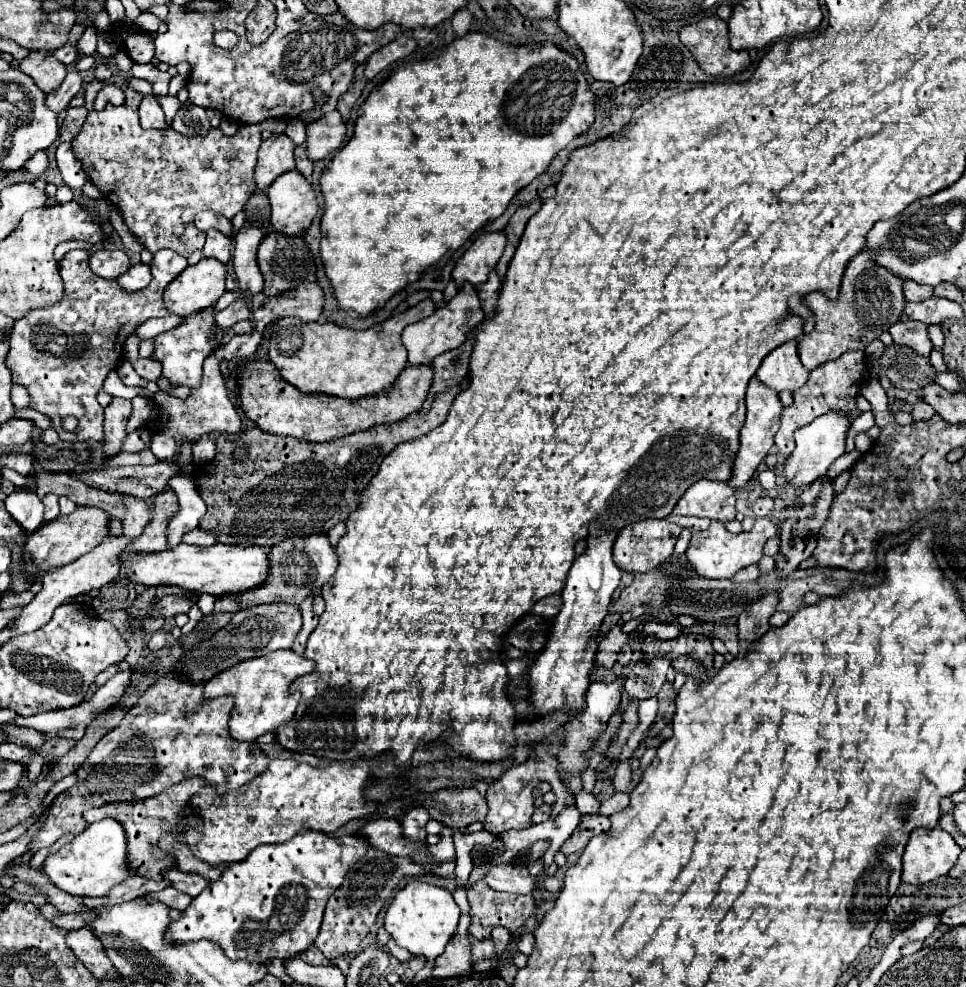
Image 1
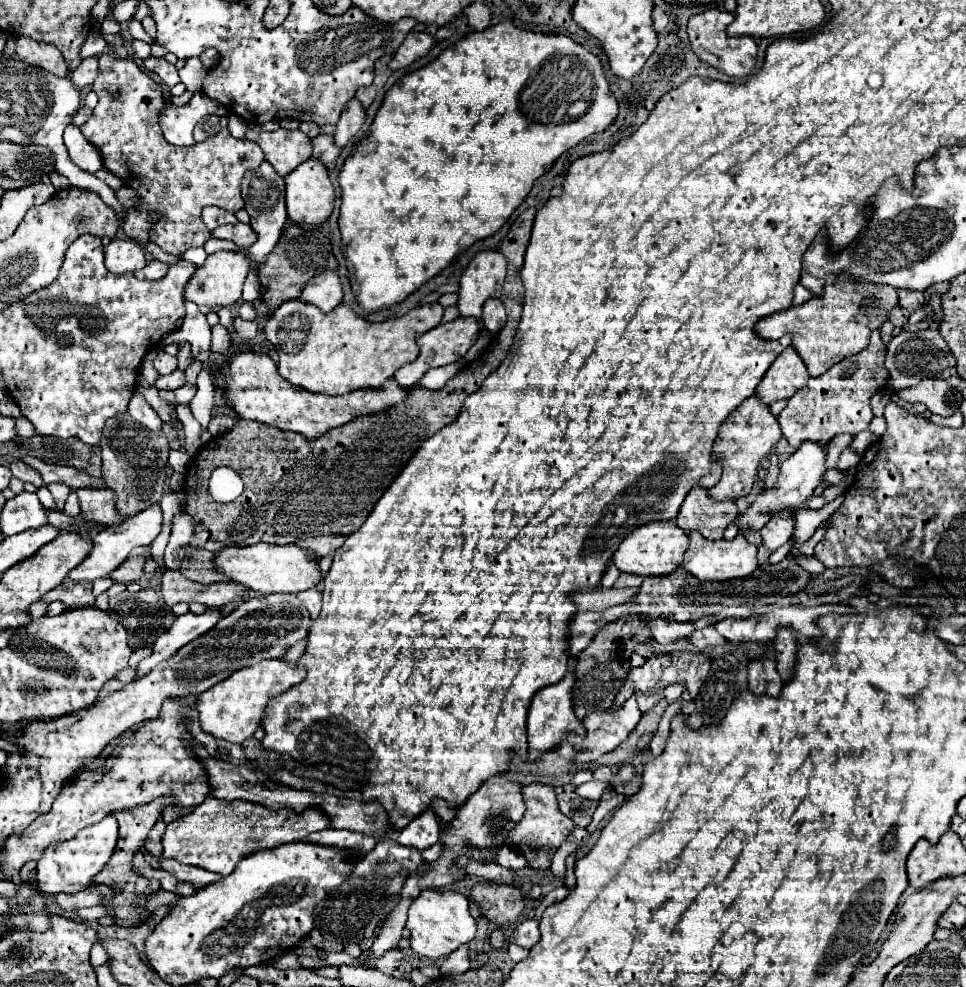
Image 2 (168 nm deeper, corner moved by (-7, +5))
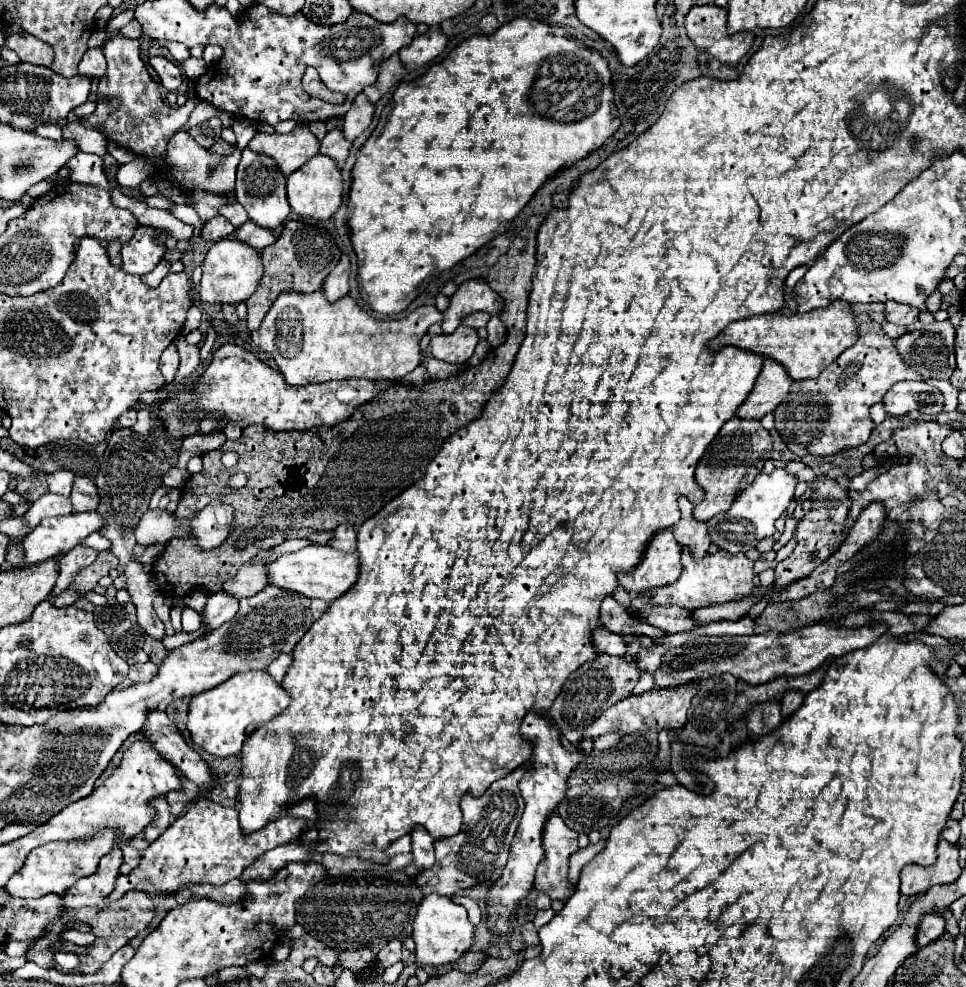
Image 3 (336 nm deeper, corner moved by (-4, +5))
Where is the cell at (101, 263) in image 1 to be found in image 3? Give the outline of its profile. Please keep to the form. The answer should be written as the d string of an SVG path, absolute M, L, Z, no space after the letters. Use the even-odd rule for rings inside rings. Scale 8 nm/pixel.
M140 227L134 235L134 239L122 247L122 269L126 273L132 273L132 275L146 275L150 273L166 255L166 245L164 243L156 243L156 235L160 231L156 231L154 227Z

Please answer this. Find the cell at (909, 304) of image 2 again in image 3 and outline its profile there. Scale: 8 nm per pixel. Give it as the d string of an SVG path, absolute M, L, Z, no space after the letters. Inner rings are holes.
M894 301L886 303L886 319L896 325L910 325L918 319L918 309L912 309L908 305L896 305Z

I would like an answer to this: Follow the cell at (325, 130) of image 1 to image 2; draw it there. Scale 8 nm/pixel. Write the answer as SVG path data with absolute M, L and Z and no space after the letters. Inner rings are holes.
M351 99L345 105L345 109L341 111L341 117L335 125L335 133L333 133L335 145L343 149L355 137L355 133L361 129L363 121L365 121L365 109L361 107L361 103L357 99Z

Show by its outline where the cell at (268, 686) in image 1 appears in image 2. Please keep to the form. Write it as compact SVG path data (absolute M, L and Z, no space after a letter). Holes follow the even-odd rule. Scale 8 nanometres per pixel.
M263 659L253 667L235 671L231 677L217 683L215 689L207 689L207 693L201 693L197 697L197 711L203 731L231 743L243 743L261 727L267 701L301 683L305 679L305 673L307 671L303 667L295 667L285 659Z

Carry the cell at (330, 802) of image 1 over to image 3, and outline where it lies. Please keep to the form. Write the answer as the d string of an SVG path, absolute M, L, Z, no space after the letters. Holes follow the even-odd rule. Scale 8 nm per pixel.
M202 797L194 803L186 815L178 817L156 841L152 841L140 859L140 865L116 879L116 887L110 893L110 901L120 899L128 891L144 891L144 893L158 893L158 895L176 895L180 889L196 885L196 883L210 883L210 885L224 885L236 877L252 863L260 853L274 849L276 845L290 843L304 833L306 823L296 817L280 817L278 821L268 823L264 829L254 831L250 835L242 833L236 809L224 809L208 797Z

